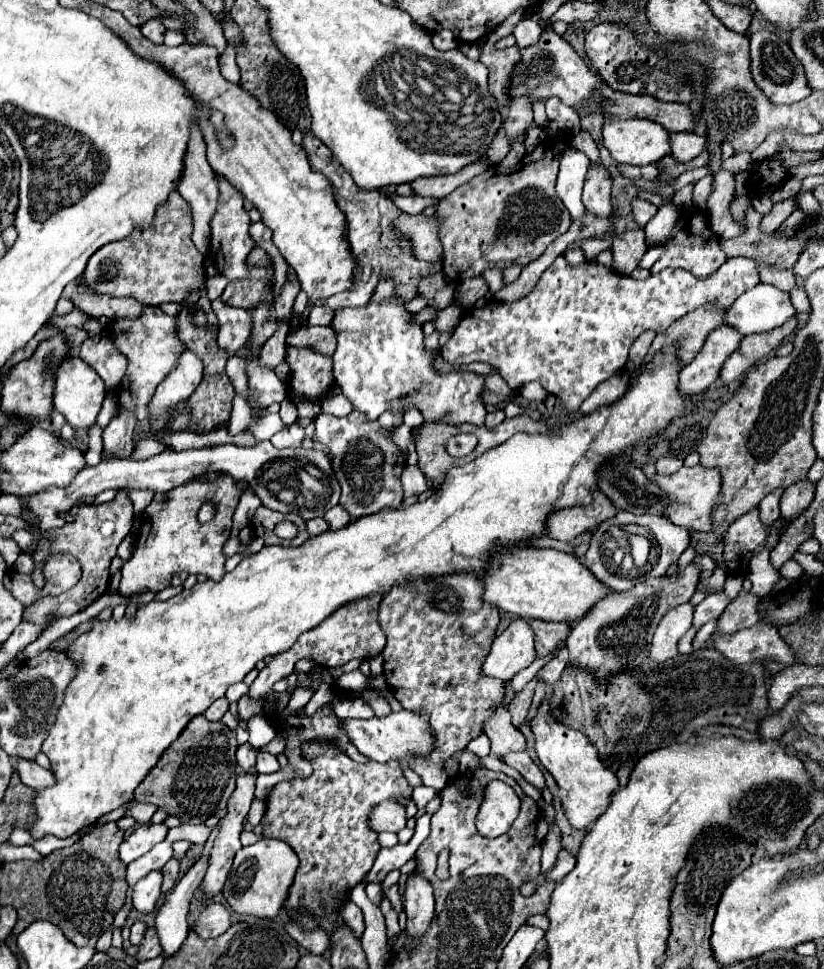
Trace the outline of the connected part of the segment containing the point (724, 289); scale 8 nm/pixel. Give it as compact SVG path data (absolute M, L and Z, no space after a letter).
M558 256L554 264L544 270L536 288L526 298L514 304L500 304L492 300L484 308L470 308L462 316L462 322L454 330L450 342L444 344L440 352L442 358L450 364L486 362L498 368L500 376L514 390L526 382L538 382L544 386L544 390L558 396L568 412L576 412L600 382L624 368L632 342L644 330L664 332L684 314L708 302L730 306L740 294L744 294L758 282L760 280L756 264L750 258L740 256L728 258L712 276L706 276L704 280L678 268L666 268L660 274L650 274L646 280L634 280L630 276L614 274L612 268L606 268L598 262L586 262L578 268L570 268L564 256Z

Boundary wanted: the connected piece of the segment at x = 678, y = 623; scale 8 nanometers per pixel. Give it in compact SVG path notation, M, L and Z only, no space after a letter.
M690 602L680 604L678 608L670 610L658 624L650 648L650 662L664 662L678 654L676 644L678 640L690 630L692 624L692 610L694 606Z

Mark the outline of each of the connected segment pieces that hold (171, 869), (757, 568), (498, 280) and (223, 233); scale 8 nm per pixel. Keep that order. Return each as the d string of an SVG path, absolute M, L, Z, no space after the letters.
M168 862L166 864L166 884L162 886L164 894L178 882L178 874L180 874L180 866L176 862Z
M774 530L770 536L768 536L768 544L766 544L766 548L758 554L758 556L754 556L752 558L752 562L750 562L750 572L748 572L748 578L750 578L750 582L752 582L752 592L756 594L756 596L764 596L764 594L768 594L770 592L770 588L778 582L778 578L780 578L780 572L772 566L772 562L770 562L770 550L776 546L776 542L778 542L778 532Z
M492 268L492 270L486 270L484 274L484 280L488 282L490 286L490 294L494 296L498 290L502 290L506 284L504 284L504 276L502 276L502 270L500 268Z
M222 176L220 180L220 198L218 198L218 210L212 218L212 234L210 234L210 246L212 246L212 254L214 254L214 262L218 272L222 272L226 278L230 280L240 280L240 278L250 278L250 280L270 280L274 282L274 270L260 270L260 268L246 268L246 256L248 252L254 248L254 240L248 232L250 228L250 216L248 212L244 212L242 206L242 194L232 188L232 184L228 184L228 180L224 180Z

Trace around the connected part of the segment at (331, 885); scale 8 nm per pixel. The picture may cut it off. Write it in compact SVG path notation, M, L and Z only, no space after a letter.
M302 748L302 753L307 759L313 762L313 773L311 776L308 776L308 778L282 780L280 784L276 784L276 786L270 790L270 794L268 794L268 798L266 798L266 814L264 814L264 818L262 818L262 826L264 826L264 836L284 838L284 840L294 848L294 852L298 854L300 866L298 866L298 870L296 870L294 882L292 882L292 886L290 886L290 890L288 890L288 900L286 900L286 906L284 906L284 908L296 912L292 920L294 920L296 924L300 924L300 928L304 928L304 930L316 930L316 928L320 928L318 918L326 918L326 916L330 916L330 914L340 914L340 912L342 912L342 904L340 904L342 898L344 898L358 882L364 880L364 876L370 872L370 868L372 868L372 864L374 864L374 860L376 860L376 856L378 856L378 852L380 852L378 832L372 830L372 826L370 826L372 808L374 808L376 804L380 804L382 800L402 800L402 798L406 798L406 796L412 794L412 788L408 786L404 774L402 774L402 768L400 768L400 764L398 764L396 760L390 760L390 764L376 764L376 760L368 760L368 762L364 764L364 770L362 770L360 764L350 759L344 752L342 752L342 756L338 756L338 758L334 758L334 760L320 762L320 764L316 764L316 760L308 758L308 756L304 754L304 748Z

